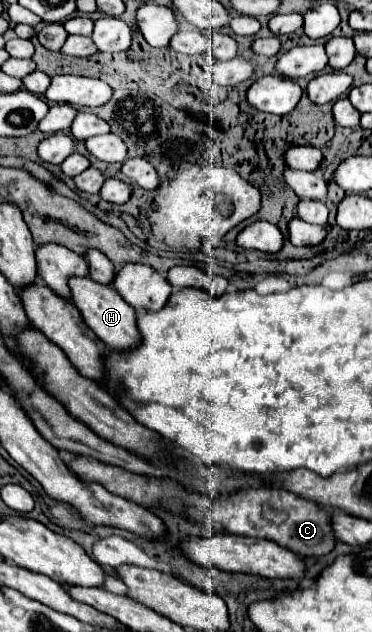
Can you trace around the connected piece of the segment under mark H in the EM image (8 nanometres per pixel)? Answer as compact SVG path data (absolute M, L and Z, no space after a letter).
M71 277L69 289L71 289L71 301L81 311L87 327L91 327L91 331L95 331L95 335L99 335L99 339L103 339L105 345L121 351L121 349L131 349L139 343L141 337L135 325L137 311L111 285L97 283L91 277Z

